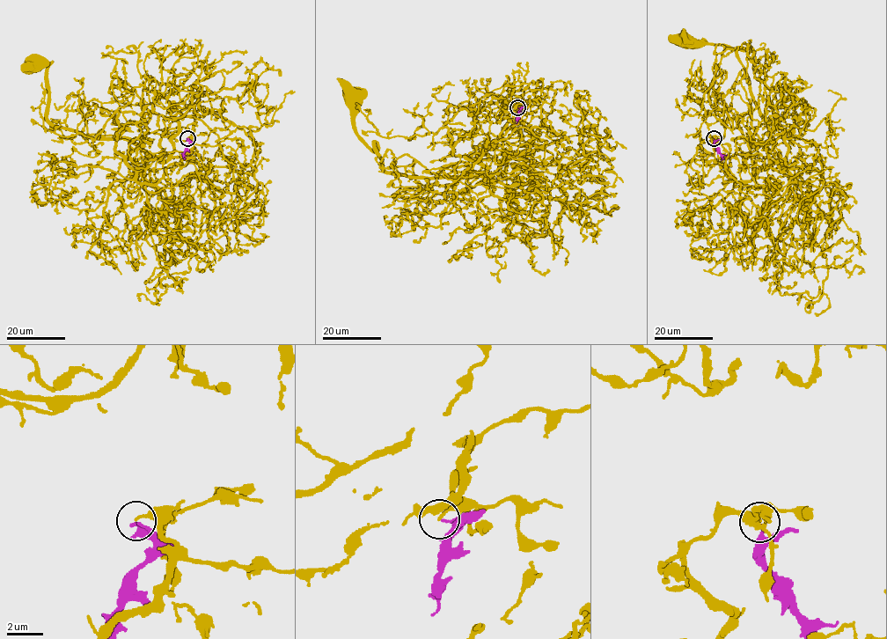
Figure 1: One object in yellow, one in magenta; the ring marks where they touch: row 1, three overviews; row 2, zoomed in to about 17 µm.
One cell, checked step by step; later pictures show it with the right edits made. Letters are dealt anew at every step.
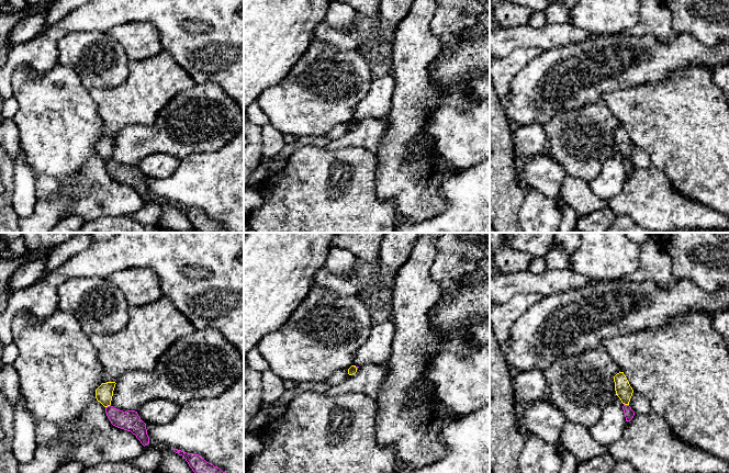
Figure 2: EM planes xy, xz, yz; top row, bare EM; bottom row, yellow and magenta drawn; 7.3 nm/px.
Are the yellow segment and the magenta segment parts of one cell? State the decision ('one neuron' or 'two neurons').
two neurons

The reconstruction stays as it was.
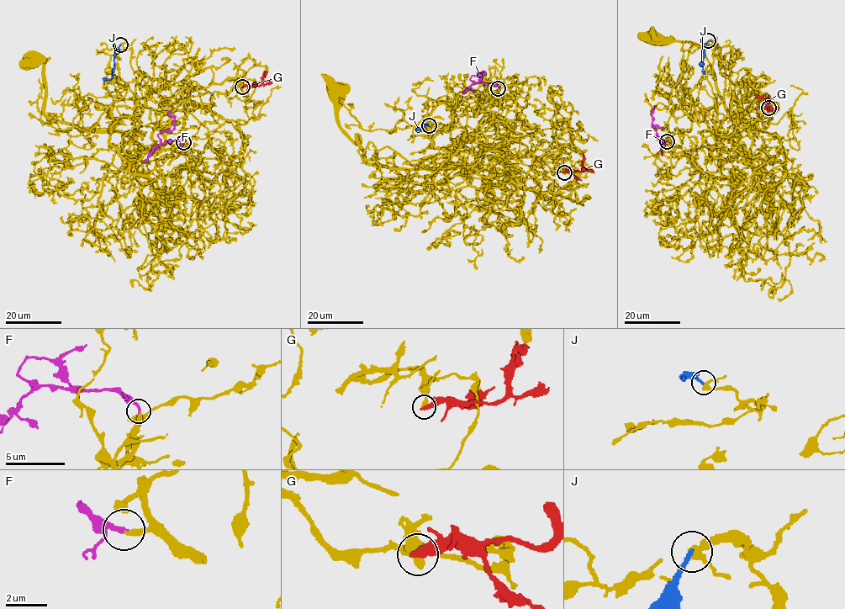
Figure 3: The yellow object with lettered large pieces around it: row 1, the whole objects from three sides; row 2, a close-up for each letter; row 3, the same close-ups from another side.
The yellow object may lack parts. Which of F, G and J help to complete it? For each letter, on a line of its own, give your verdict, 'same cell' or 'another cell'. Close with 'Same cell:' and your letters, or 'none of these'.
F: same cell
G: another cell
J: another cell
Same cell: F

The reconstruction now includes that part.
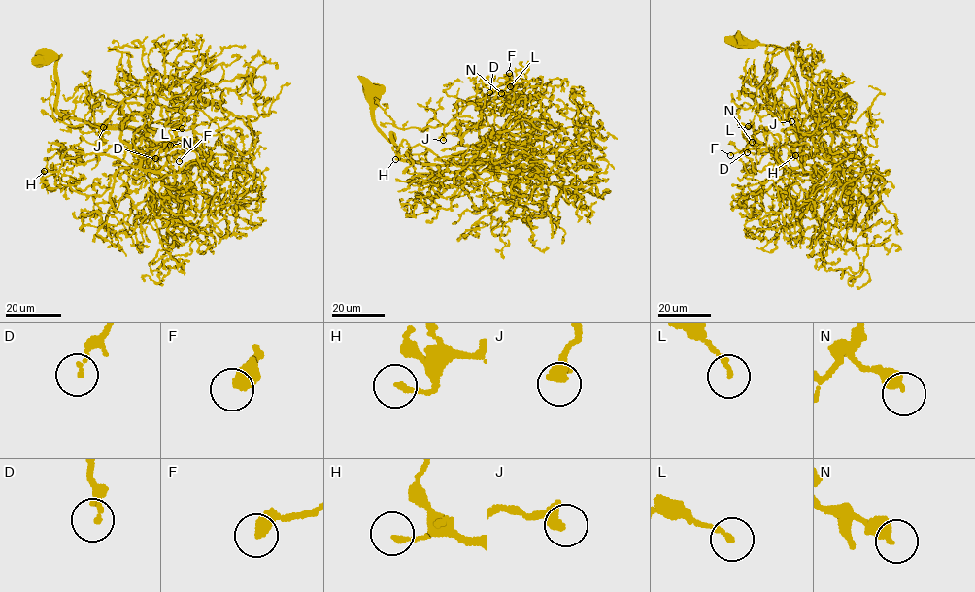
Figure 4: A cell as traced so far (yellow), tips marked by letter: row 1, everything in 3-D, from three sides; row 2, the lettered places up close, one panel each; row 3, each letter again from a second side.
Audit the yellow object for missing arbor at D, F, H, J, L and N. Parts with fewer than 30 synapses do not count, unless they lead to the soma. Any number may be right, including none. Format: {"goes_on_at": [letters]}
{"goes_on_at": ["F", "H", "J"]}

